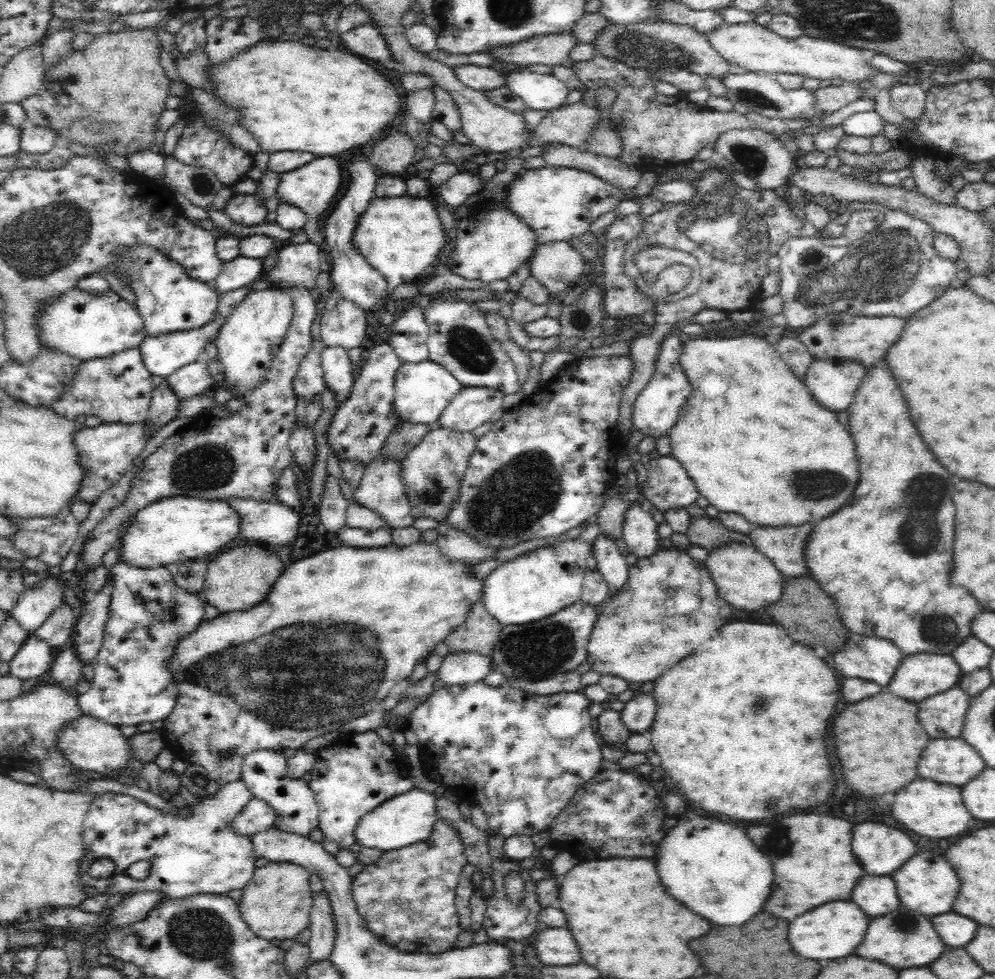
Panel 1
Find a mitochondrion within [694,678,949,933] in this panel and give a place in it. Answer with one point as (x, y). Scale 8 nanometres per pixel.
(781, 844)

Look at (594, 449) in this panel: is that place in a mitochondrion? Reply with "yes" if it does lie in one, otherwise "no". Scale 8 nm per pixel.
no

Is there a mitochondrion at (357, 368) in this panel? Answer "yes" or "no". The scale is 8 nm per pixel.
no

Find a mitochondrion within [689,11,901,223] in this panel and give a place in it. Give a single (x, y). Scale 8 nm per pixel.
(750, 157)

